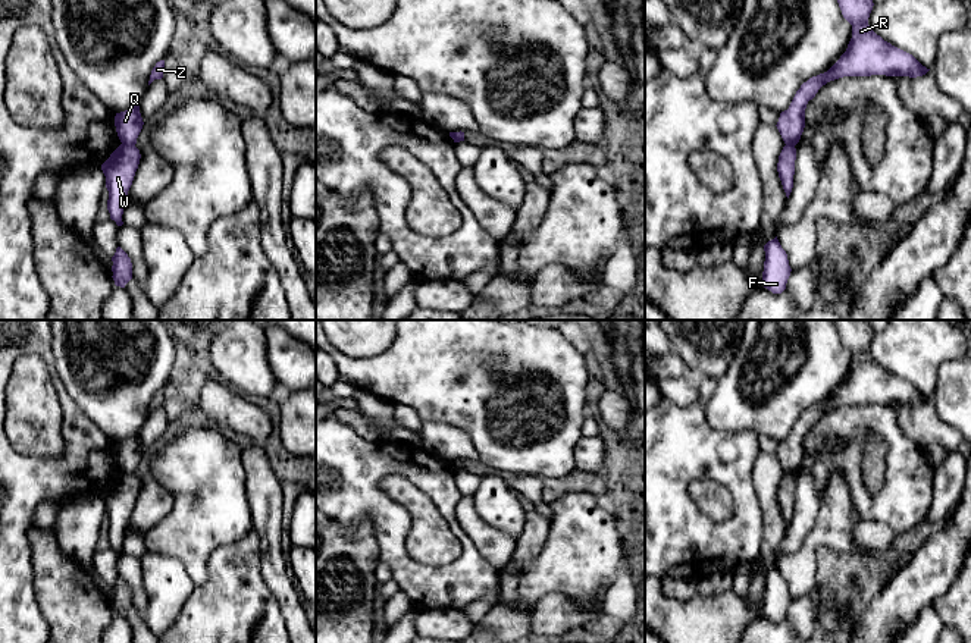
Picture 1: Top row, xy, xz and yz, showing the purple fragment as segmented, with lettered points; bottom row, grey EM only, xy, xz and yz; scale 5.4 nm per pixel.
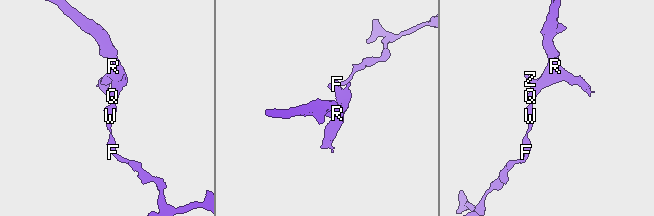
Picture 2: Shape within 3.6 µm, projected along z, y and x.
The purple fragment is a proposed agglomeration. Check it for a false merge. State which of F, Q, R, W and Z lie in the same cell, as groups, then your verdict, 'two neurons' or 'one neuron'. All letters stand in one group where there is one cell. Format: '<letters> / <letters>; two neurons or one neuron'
F W / Q R Z; two neurons

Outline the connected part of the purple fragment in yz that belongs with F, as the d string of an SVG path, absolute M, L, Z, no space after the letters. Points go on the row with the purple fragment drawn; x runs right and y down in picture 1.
M777 236L764 245L765 261L762 272L762 285L773 294L782 294L786 289L790 276L790 266L786 251L782 248Z

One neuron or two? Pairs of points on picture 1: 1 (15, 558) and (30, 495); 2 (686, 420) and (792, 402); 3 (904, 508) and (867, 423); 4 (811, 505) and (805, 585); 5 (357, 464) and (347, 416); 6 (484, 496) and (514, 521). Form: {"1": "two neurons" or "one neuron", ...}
{"1": "one neuron", "2": "two neurons", "3": "one neuron", "4": "two neurons", "5": "two neurons", "6": "one neuron"}

